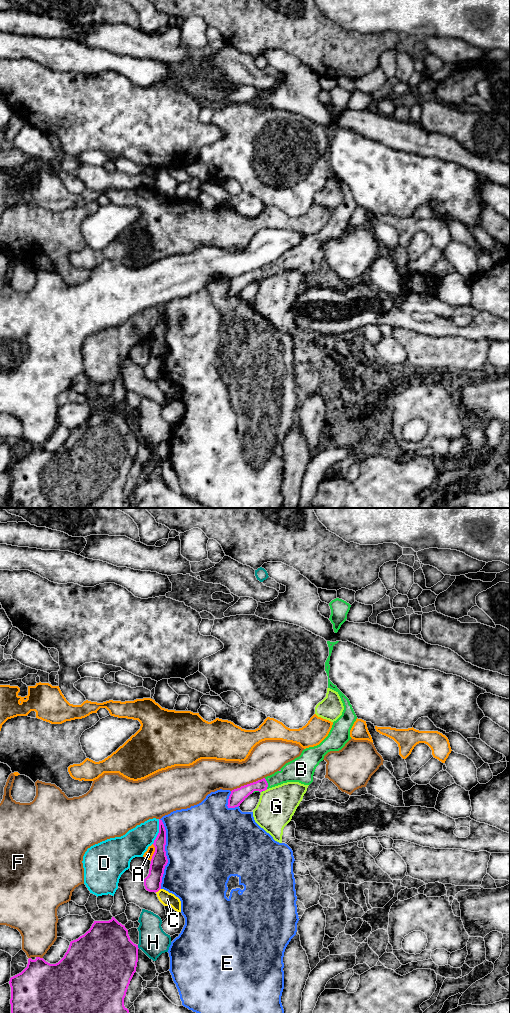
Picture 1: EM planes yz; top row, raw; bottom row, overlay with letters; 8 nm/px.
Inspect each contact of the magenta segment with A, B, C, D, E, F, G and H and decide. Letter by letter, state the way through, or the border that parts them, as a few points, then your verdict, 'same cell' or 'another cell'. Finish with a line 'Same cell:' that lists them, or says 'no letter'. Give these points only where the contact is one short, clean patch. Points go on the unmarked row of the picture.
A: another cell
B: same cell
C: border yz (160, 376), (155, 380); another cell
D: another cell
E: another cell
F: another cell
G: another cell
H: another cell
Same cell: B

